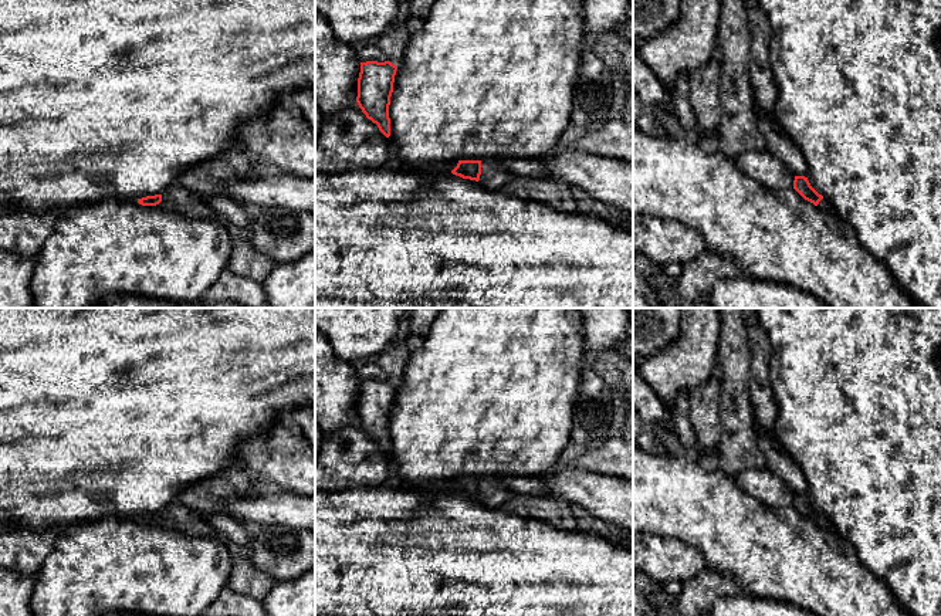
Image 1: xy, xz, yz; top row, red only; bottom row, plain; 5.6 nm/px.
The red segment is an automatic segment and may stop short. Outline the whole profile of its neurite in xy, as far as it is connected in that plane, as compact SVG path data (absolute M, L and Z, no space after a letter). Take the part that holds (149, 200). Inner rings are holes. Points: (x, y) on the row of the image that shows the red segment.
M176 185L172 187L170 196L155 194L138 199L142 206L156 206L162 210L175 211L189 219L204 219L220 223L226 227L230 224L216 213L209 204L196 199L186 187Z

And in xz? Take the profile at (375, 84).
M366 61L361 62L358 78L356 102L386 138L390 136L389 105L396 71L397 65L390 61Z

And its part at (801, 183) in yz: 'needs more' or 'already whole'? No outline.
needs more

